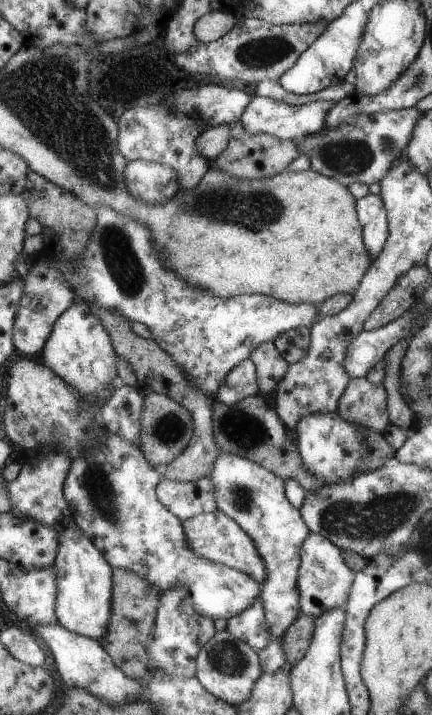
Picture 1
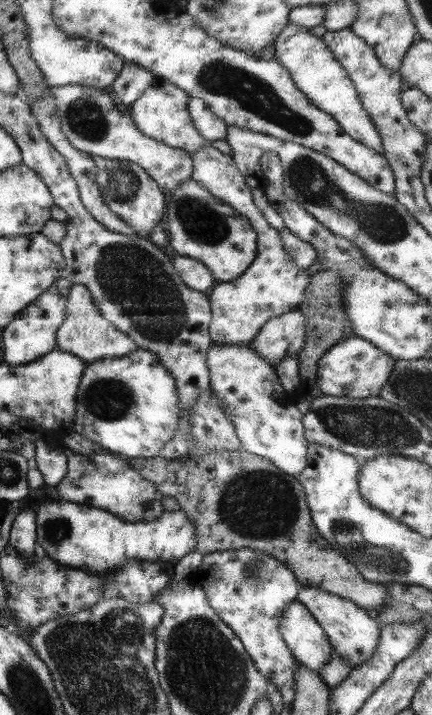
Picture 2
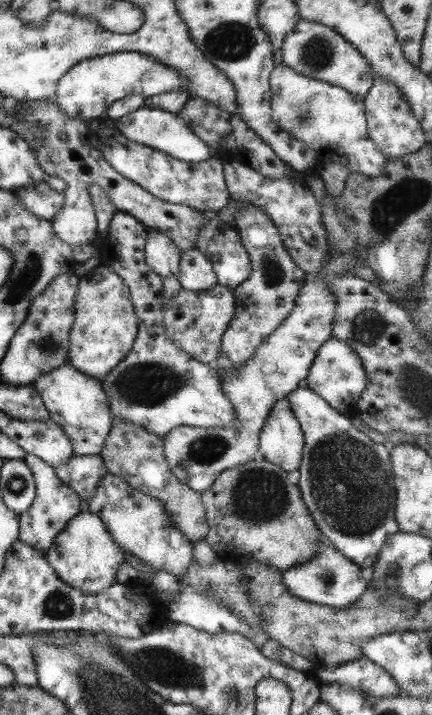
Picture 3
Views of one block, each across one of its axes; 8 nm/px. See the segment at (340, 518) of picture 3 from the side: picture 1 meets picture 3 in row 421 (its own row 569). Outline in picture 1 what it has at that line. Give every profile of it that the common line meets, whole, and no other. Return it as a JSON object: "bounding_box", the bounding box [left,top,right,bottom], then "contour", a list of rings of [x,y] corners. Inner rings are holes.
{"bounding_box":[295,534,355,617],"contour":[[[307,534],[301,544],[300,563],[295,581],[299,594],[299,615],[318,617],[335,606],[344,607],[353,576],[355,574],[345,565],[338,546],[331,544],[321,534]]]}

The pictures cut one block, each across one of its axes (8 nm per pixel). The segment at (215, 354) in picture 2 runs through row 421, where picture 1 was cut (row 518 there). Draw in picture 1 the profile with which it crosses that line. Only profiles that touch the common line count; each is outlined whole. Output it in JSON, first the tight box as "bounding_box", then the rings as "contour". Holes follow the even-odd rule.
{"bounding_box":[209,451,309,674],"contour":[[[219,451],[209,470],[213,498],[217,511],[231,518],[251,538],[265,567],[265,578],[260,585],[260,597],[269,642],[257,650],[261,673],[271,674],[286,667],[285,655],[281,650],[281,636],[287,627],[299,616],[299,594],[295,581],[300,563],[300,548],[309,529],[303,522],[304,513],[291,505],[283,490],[285,484],[278,476],[246,458]]]}

